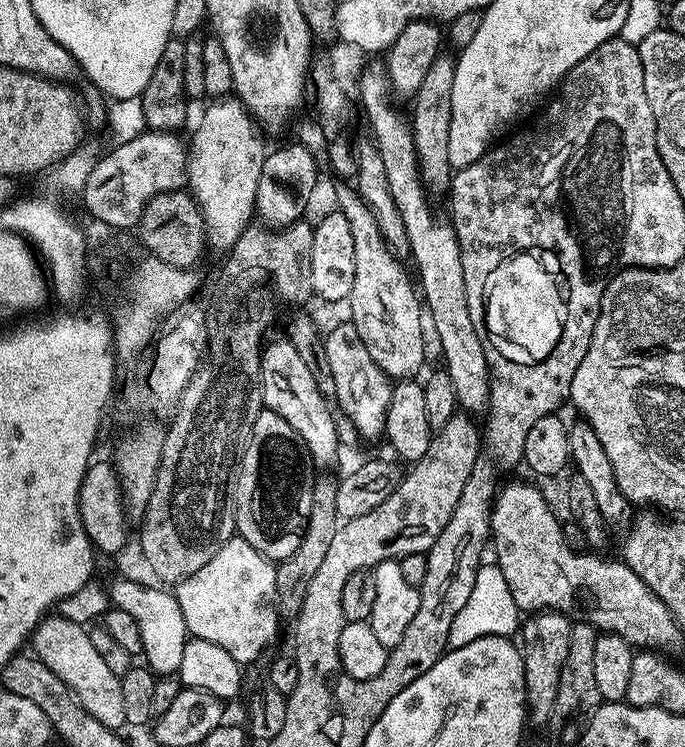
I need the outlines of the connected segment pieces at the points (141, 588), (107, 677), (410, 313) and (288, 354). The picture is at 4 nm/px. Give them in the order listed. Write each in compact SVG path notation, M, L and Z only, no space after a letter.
M116 580L110 587L110 600L113 605L138 622L138 634L142 638L142 660L157 676L170 676L179 673L182 666L182 650L190 633L186 618L182 618L182 606L178 606L175 591L164 588L151 588L148 584L135 584L132 580Z
M49 614L37 624L30 637L33 653L44 665L50 667L58 678L66 682L91 717L97 718L104 726L117 731L126 726L126 710L123 709L123 693L120 677L110 670L99 657L98 650L90 640L89 631L79 622L59 614Z
M346 180L337 181L334 188L335 207L350 222L353 235L354 279L348 299L352 309L352 325L366 350L382 371L392 380L417 377L426 354L421 299L402 268L395 253L384 240L374 214L366 206L355 187Z
M287 338L270 340L263 345L260 353L260 389L264 407L267 411L286 418L286 422L290 422L290 426L298 430L298 438L302 438L317 469L332 468L340 456L342 445L336 429L336 416L328 409L329 397L324 396L322 390L318 390L314 374L310 374L302 354L294 350Z

